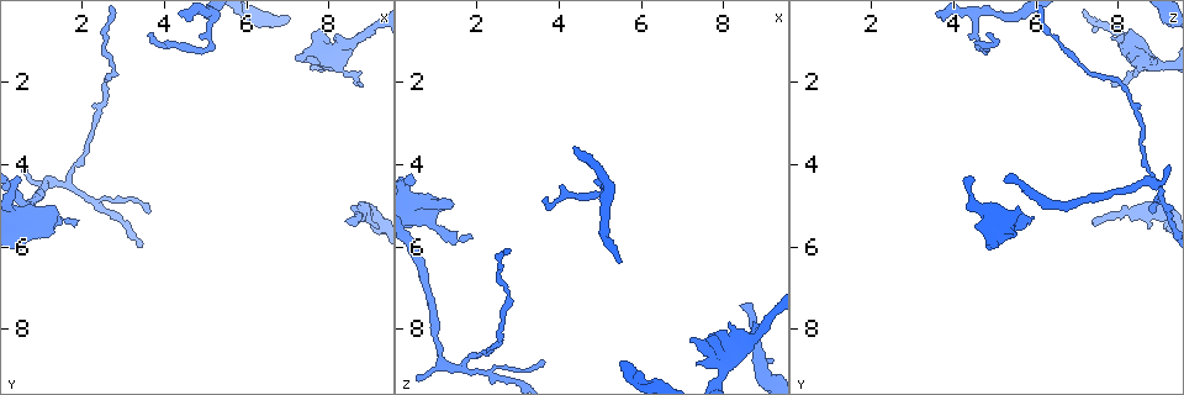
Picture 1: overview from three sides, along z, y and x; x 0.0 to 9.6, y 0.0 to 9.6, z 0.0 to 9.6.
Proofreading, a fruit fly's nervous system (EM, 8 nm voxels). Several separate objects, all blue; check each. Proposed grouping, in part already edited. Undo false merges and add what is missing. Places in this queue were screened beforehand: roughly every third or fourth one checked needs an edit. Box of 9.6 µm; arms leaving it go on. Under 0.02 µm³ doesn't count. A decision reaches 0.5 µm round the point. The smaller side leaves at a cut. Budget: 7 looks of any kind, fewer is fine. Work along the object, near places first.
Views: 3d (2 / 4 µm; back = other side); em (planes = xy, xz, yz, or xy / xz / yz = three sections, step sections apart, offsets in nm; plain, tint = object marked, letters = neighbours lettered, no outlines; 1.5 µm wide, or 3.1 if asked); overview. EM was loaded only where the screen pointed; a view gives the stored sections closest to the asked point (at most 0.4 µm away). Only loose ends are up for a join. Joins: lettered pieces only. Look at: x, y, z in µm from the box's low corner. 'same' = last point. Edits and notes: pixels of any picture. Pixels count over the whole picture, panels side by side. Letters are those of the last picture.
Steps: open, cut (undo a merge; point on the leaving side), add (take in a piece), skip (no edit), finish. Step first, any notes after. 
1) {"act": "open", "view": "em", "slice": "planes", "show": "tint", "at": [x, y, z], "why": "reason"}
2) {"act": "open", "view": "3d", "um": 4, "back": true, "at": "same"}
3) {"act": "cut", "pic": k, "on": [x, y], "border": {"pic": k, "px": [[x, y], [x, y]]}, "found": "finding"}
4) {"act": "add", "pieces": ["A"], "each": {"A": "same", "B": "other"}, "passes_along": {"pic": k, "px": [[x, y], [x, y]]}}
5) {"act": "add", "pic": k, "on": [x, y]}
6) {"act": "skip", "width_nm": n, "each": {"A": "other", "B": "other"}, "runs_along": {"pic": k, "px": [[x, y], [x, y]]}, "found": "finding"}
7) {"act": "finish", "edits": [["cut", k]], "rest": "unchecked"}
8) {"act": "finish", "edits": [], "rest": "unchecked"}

{"act": "open", "view": "em", "slice": "planes", "show": "plain", "at": [8.45, 5.40, 7.40], "why": "free end"}

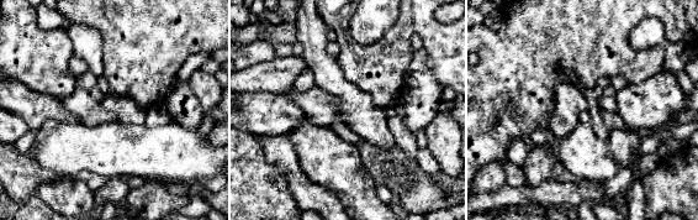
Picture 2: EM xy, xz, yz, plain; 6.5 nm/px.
{"act": "open", "view": "em", "slice": "planes", "show": "letters", "at": "same"}

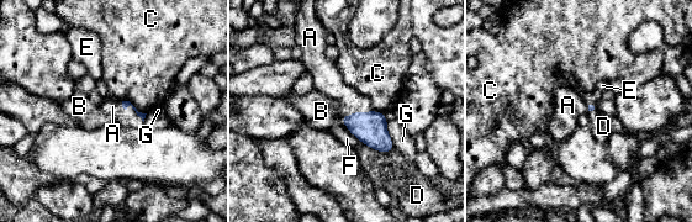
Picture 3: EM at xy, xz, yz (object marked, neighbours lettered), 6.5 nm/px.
{"act": "add", "pieces": ["A"], "each": {"A": "same", "B": "other", "C": "other", "D": "other", "E": "other", "F": "other", "G": "other"}, "passes_along": {"pic": 3, "px": [[125, 104], [132, 107], [112, 106]]}, "found": "it goes on there"}

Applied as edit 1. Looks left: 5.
{"act": "open", "view": "em", "slice": "planes", "show": "tint", "at": [7.60, 0.85, 8.20], "why": "branch stops here"}

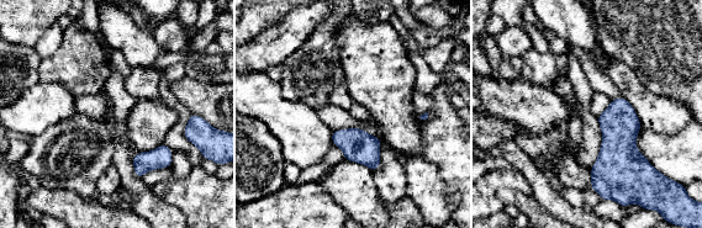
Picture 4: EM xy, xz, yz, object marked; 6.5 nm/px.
{"act": "open", "view": "em", "slice": "planes", "show": "letters", "at": "same", "why": "see the neighbours"}

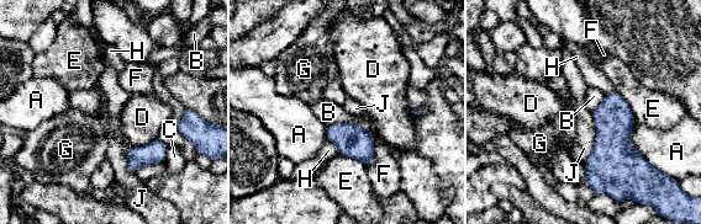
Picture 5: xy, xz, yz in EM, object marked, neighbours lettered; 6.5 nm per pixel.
{"act": "skip", "each": {"A": "other", "B": "other", "C": "other", "D": "other", "E": "other", "F": "other", "G": "other", "H": "other", "J": "other"}, "border": {"pic": 5, "px": [[326, 126], [357, 123], [374, 134]]}, "found": "no lettered piece goes on from it"}

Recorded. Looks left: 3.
{"act": "open", "view": "em", "um": 3.1, "slice": "xz", "step": 8, "show": "letters", "at": [5.15, 1.10, 4.70], "why": "sharp bend"}

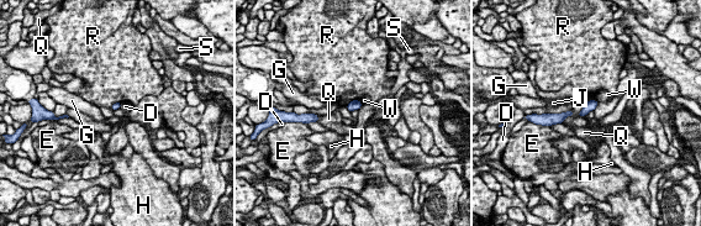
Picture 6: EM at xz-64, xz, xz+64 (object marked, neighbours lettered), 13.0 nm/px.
{"act": "open", "view": "em", "um": 3.1, "slice": "planes", "show": "letters", "at": "same"}

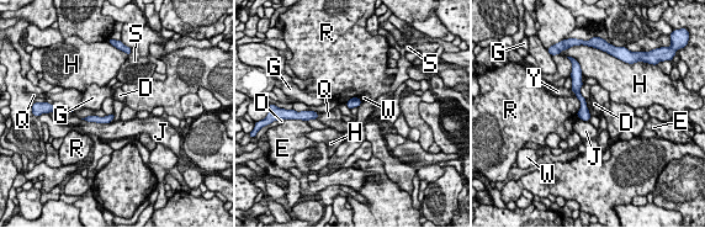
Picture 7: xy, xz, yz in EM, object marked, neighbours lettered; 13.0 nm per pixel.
{"act": "skip", "each": {"D": "other", "E": "other", "G": "other", "H": "other", "J": "other", "Q": "other", "R": "other", "S": "other", "W": "other", "Y": "other"}, "border": {"pic": 7, "px": [[586, 99], [588, 107]]}, "found": "continuous, no second neuron"}

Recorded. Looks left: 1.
{"act": "finish", "edits": [["add", 3]], "rest": "unchecked"}

